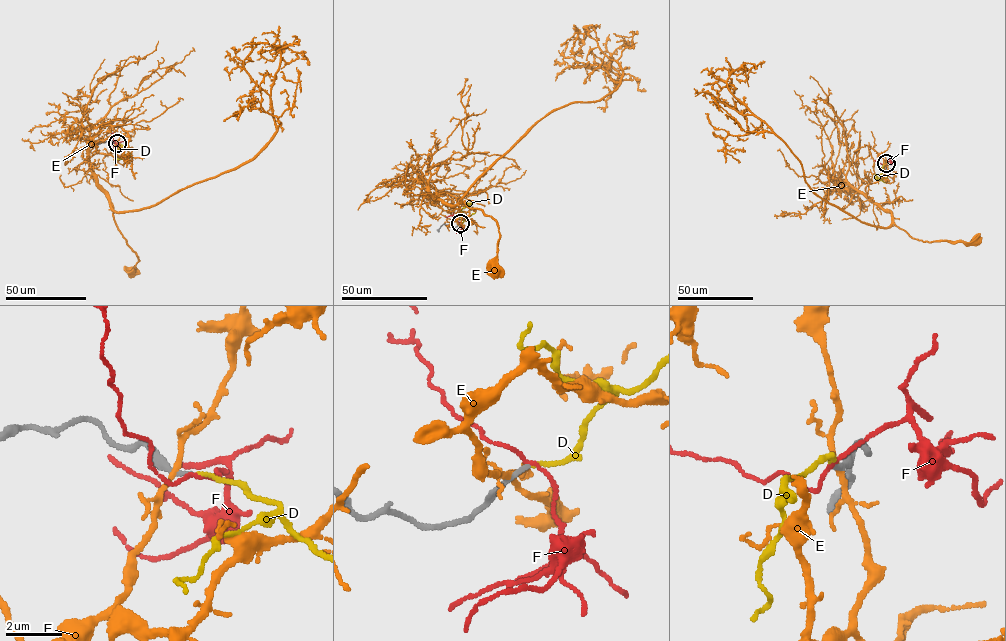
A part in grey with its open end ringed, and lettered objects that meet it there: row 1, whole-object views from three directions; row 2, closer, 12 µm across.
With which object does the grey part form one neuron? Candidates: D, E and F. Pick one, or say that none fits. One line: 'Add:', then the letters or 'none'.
Add: D

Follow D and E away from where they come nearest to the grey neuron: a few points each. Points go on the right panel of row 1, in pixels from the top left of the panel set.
D: (885, 163), (879, 179), (889, 180)
E: (886, 163), (884, 176), (865, 190), (891, 213), (894, 224), (924, 242), (970, 242), (975, 237), (976, 240)

